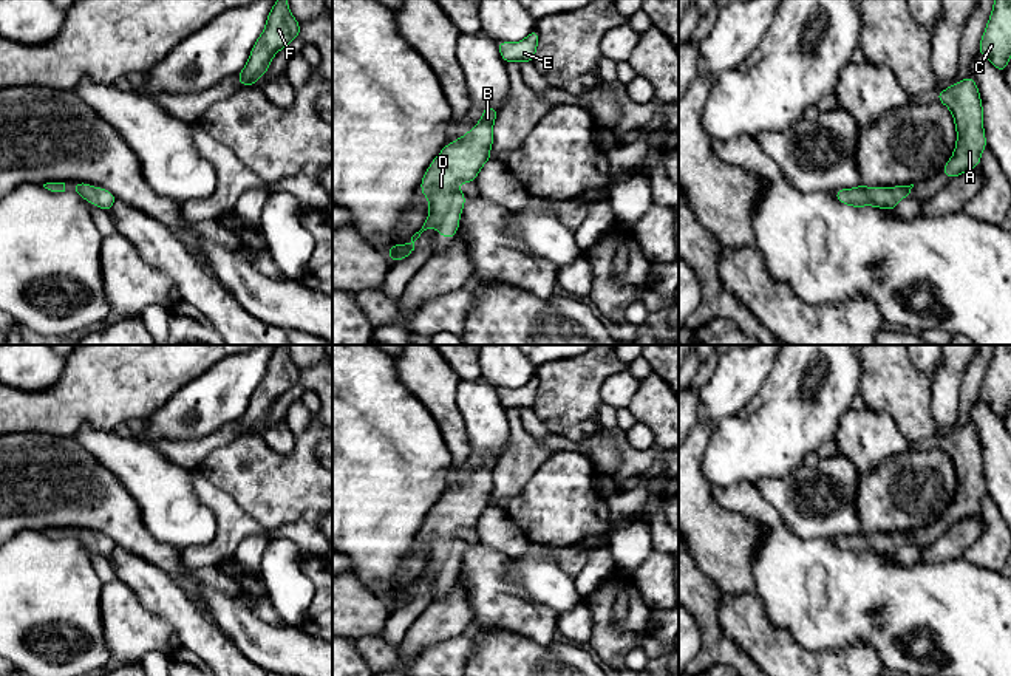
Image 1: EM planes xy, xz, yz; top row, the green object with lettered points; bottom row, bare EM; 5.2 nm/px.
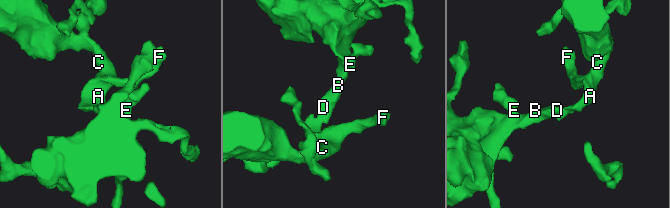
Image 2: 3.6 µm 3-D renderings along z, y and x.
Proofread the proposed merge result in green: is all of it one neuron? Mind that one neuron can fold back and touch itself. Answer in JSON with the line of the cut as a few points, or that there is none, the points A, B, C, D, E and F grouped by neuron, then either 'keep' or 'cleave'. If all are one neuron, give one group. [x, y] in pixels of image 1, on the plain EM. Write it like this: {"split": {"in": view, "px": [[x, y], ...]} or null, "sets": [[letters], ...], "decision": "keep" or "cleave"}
{"split": null, "sets": [["A", "B", "C", "D", "E", "F"]], "decision": "keep"}

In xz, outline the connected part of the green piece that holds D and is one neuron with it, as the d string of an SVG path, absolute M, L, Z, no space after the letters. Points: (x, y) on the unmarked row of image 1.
M485 453L481 467L468 480L445 492L433 506L420 529L420 538L427 543L430 560L410 589L390 592L391 608L407 605L414 597L414 588L427 575L436 574L437 580L447 585L456 582L467 546L458 531L476 527L482 512L490 507L496 463L495 453Z

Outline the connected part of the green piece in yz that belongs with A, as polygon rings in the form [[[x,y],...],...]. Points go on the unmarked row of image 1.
[[[971,422],[938,438],[935,446],[951,456],[955,469],[955,497],[941,515],[952,526],[979,514],[982,498],[986,495],[982,446]]]

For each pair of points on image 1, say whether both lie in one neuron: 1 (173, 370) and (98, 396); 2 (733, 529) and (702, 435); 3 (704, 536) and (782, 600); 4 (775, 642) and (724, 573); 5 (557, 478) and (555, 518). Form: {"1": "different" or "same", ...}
{"1": "same", "2": "same", "3": "different", "4": "different", "5": "same"}

